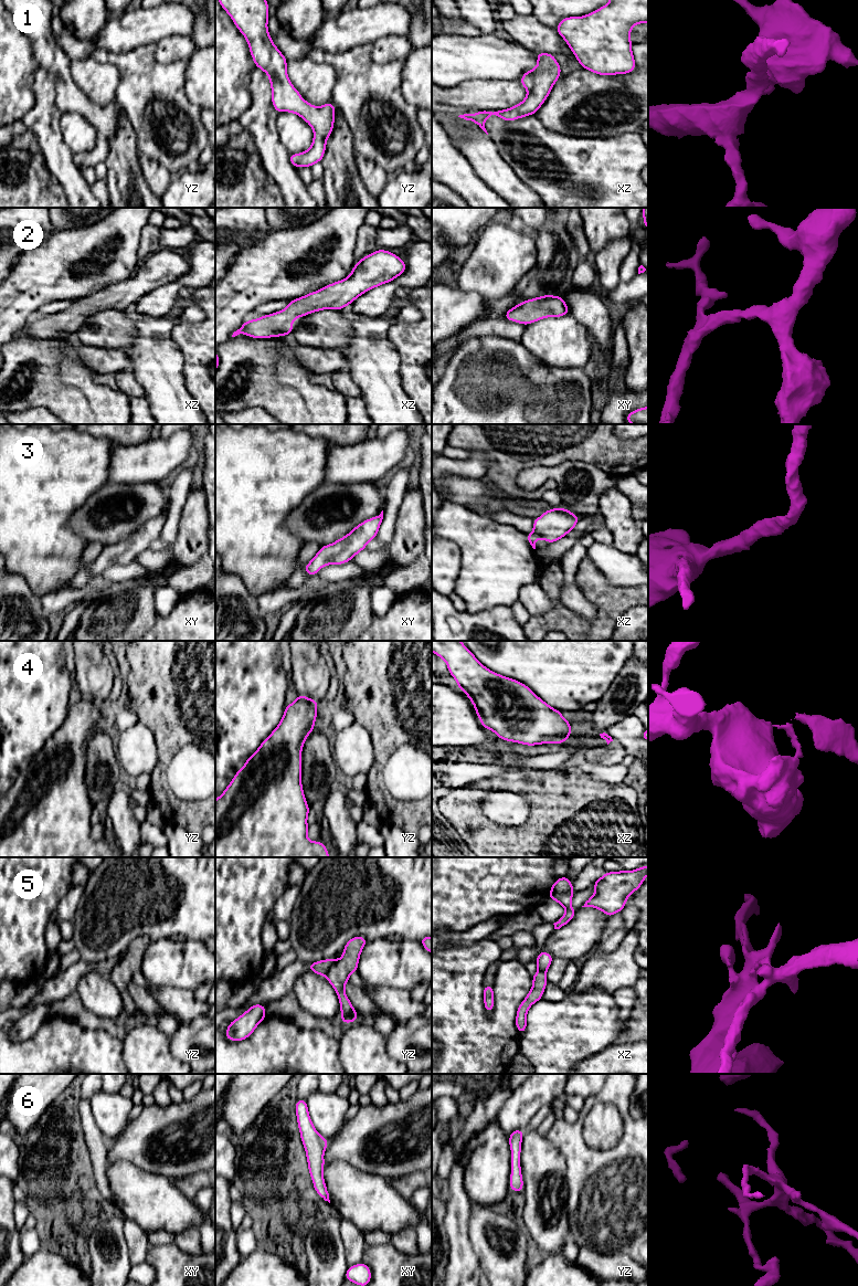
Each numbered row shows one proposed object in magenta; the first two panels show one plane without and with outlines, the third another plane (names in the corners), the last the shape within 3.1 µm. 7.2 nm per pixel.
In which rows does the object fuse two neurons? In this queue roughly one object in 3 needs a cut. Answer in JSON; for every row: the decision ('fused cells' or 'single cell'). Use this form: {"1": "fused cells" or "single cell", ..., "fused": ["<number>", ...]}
{"1": "single cell", "2": "single cell", "3": "single cell", "4": "fused cells", "5": "fused cells", "6": "single cell", "fused": ["4", "5"]}

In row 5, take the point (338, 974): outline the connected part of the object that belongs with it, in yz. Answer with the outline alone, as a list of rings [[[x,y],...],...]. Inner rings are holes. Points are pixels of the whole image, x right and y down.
[[[363,936],[352,937],[343,947],[342,957],[330,967],[326,974],[328,982],[333,987],[340,1002],[343,1024],[358,1021],[359,1016],[345,992],[345,984],[349,982],[349,976],[358,971],[358,962],[361,951],[368,940]]]

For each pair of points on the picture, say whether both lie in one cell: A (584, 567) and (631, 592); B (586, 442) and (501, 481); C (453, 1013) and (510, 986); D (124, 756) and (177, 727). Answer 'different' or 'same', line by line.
A: same
B: same
C: same
D: different

